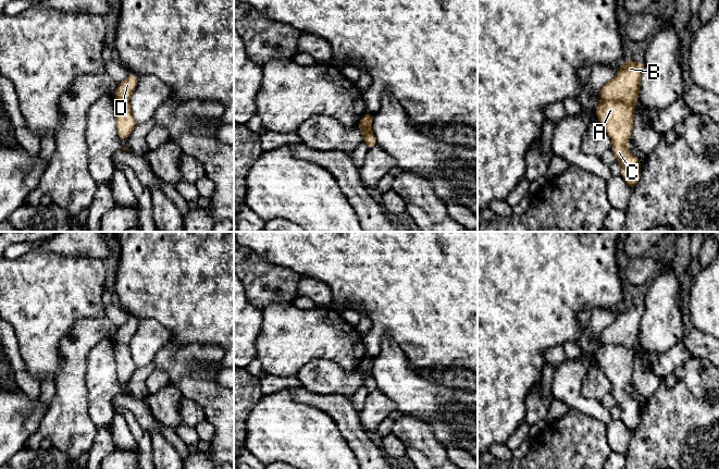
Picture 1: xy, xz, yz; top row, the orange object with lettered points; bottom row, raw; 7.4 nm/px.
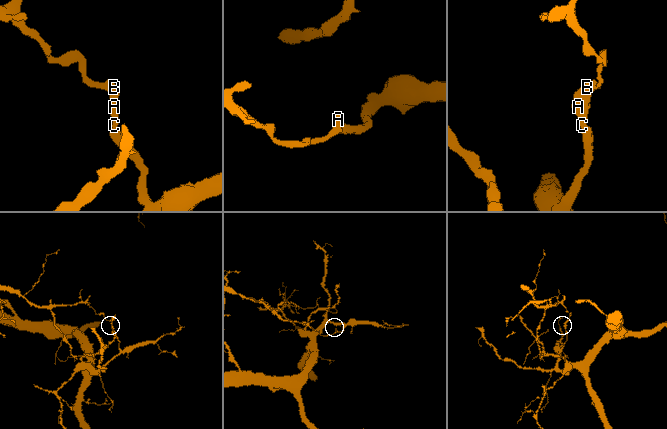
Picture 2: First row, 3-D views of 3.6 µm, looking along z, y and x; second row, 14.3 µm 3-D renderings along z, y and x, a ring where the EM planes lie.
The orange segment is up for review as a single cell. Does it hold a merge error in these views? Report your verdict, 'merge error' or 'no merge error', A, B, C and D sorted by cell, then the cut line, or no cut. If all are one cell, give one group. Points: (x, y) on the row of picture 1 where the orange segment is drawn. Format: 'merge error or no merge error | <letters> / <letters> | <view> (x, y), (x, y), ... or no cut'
merge error | A C / B D | yz (602, 99), (620, 99), (630, 103), (635, 110)

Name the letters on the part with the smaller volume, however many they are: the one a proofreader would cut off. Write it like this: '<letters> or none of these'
B, D

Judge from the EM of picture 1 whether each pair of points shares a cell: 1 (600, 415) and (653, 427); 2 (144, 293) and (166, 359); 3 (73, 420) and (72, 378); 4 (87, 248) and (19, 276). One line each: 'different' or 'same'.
1: different
2: different
3: same
4: different

